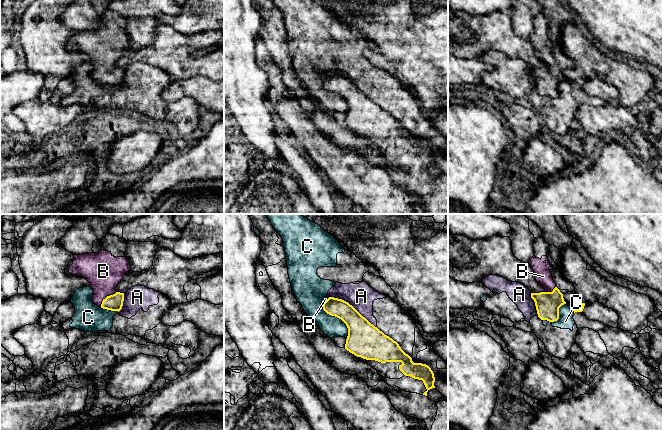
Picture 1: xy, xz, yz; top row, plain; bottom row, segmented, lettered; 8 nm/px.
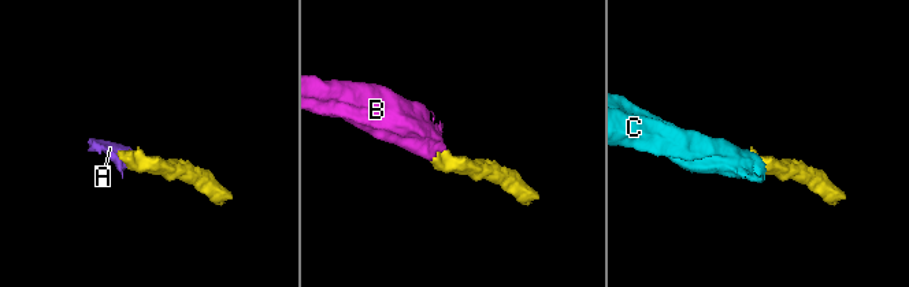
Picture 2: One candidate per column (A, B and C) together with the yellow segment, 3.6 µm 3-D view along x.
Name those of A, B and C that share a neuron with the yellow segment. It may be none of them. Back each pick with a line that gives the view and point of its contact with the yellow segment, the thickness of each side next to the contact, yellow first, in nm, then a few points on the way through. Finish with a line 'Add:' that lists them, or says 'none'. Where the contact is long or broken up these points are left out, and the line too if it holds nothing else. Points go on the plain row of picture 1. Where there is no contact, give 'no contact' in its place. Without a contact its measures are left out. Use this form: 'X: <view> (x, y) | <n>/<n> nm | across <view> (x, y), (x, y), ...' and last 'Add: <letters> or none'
B: xy (106, 73) | 130/300 nm | across xy (114, 78), (106, 73), (103, 47)
Add: B

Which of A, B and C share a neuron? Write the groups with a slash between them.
A C / B

